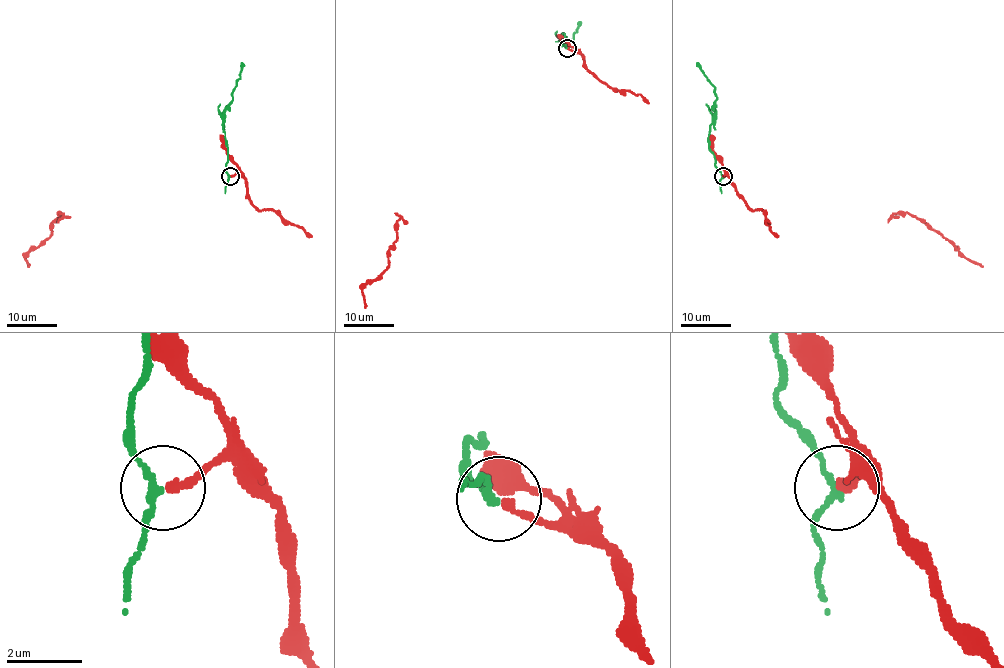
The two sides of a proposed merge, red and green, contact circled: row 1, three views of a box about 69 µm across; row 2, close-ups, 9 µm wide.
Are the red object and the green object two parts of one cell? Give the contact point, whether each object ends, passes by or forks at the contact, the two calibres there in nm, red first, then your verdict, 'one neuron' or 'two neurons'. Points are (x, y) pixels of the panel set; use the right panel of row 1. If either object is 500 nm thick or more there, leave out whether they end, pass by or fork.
place (723, 176); red ends; green passes by; calibres 200 and 160 nm; two neurons

